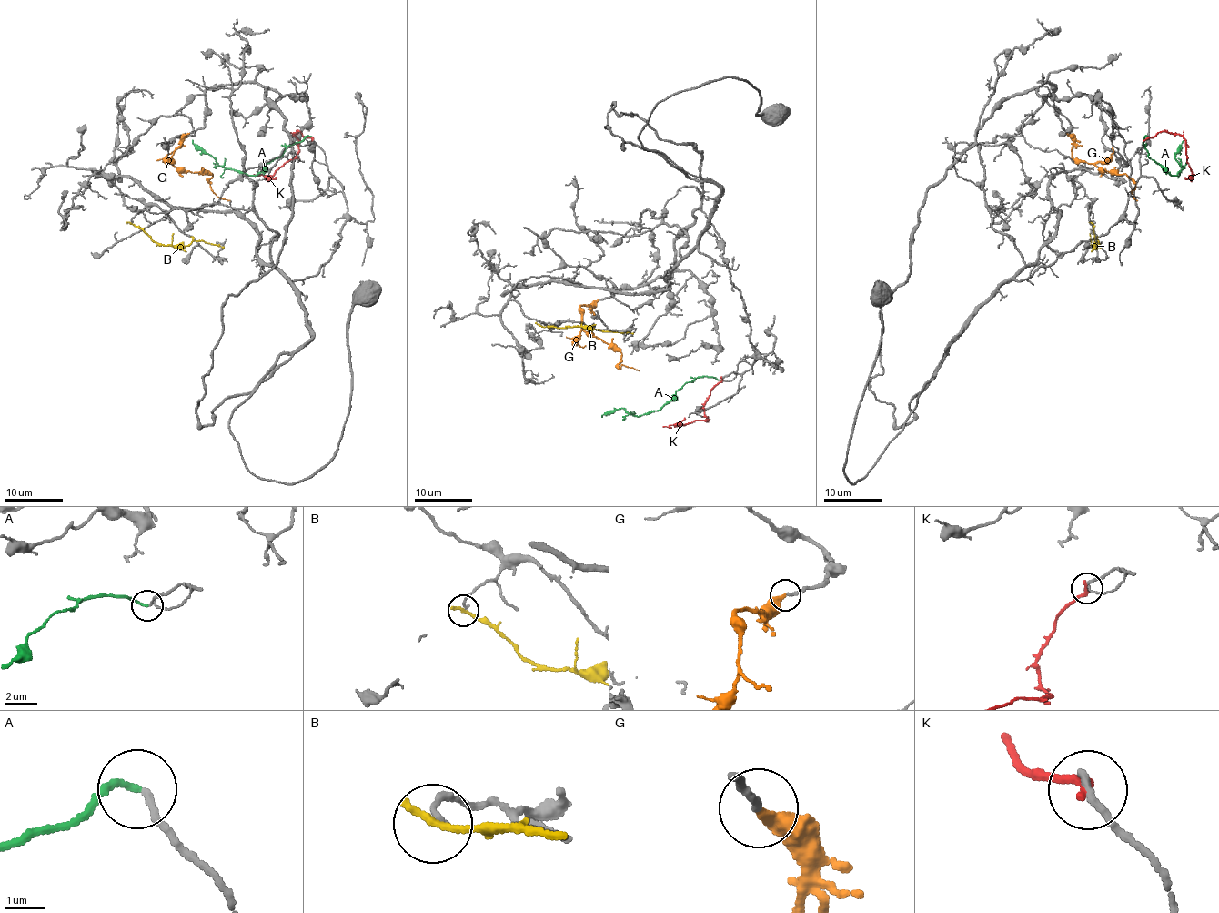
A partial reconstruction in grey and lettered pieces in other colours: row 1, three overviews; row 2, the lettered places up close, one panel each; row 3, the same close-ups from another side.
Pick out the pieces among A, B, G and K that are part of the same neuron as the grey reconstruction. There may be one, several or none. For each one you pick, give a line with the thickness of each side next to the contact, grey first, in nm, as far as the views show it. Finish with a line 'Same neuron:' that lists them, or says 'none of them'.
A: 150 nm thick on the grey side, 160 nm on the other
G: 200 nm thick on the grey side, 300 nm on the other
Same neuron: A, G

